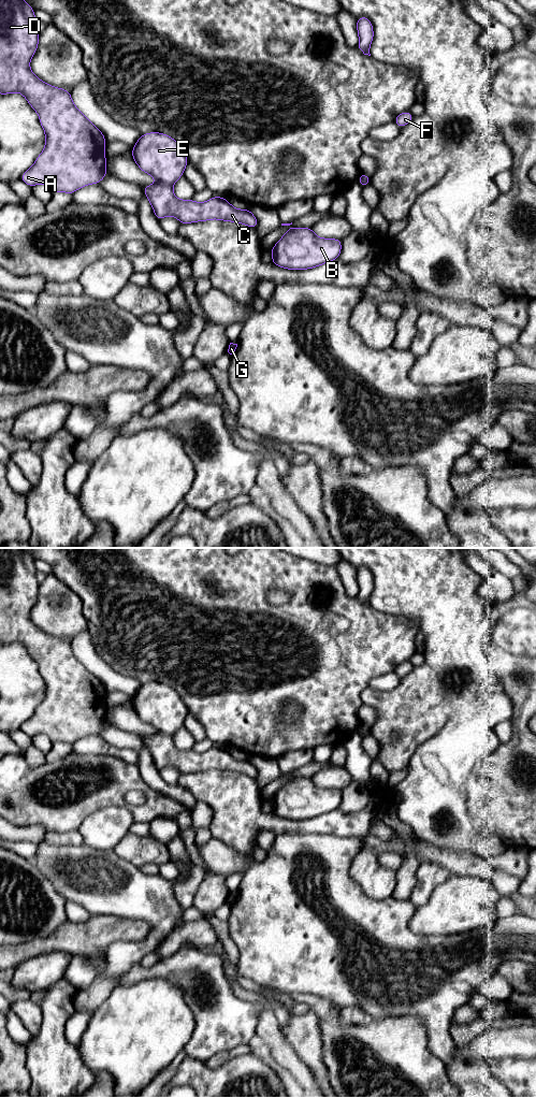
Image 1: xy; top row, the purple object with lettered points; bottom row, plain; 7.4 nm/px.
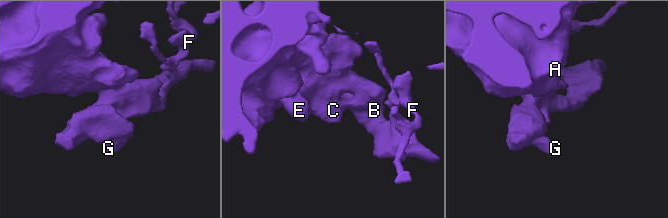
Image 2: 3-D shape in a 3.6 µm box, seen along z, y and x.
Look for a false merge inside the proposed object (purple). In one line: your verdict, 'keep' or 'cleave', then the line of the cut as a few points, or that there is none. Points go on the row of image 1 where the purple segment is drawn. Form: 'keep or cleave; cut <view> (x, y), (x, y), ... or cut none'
cleave; cut xy (360, 181), (366, 184)

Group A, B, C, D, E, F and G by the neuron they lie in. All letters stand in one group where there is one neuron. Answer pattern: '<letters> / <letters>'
A B C D E G / F

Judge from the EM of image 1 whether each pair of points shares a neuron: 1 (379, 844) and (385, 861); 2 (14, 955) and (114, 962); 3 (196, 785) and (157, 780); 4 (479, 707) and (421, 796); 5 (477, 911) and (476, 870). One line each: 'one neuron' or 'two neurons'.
1: two neurons
2: two neurons
3: two neurons
4: one neuron
5: two neurons

